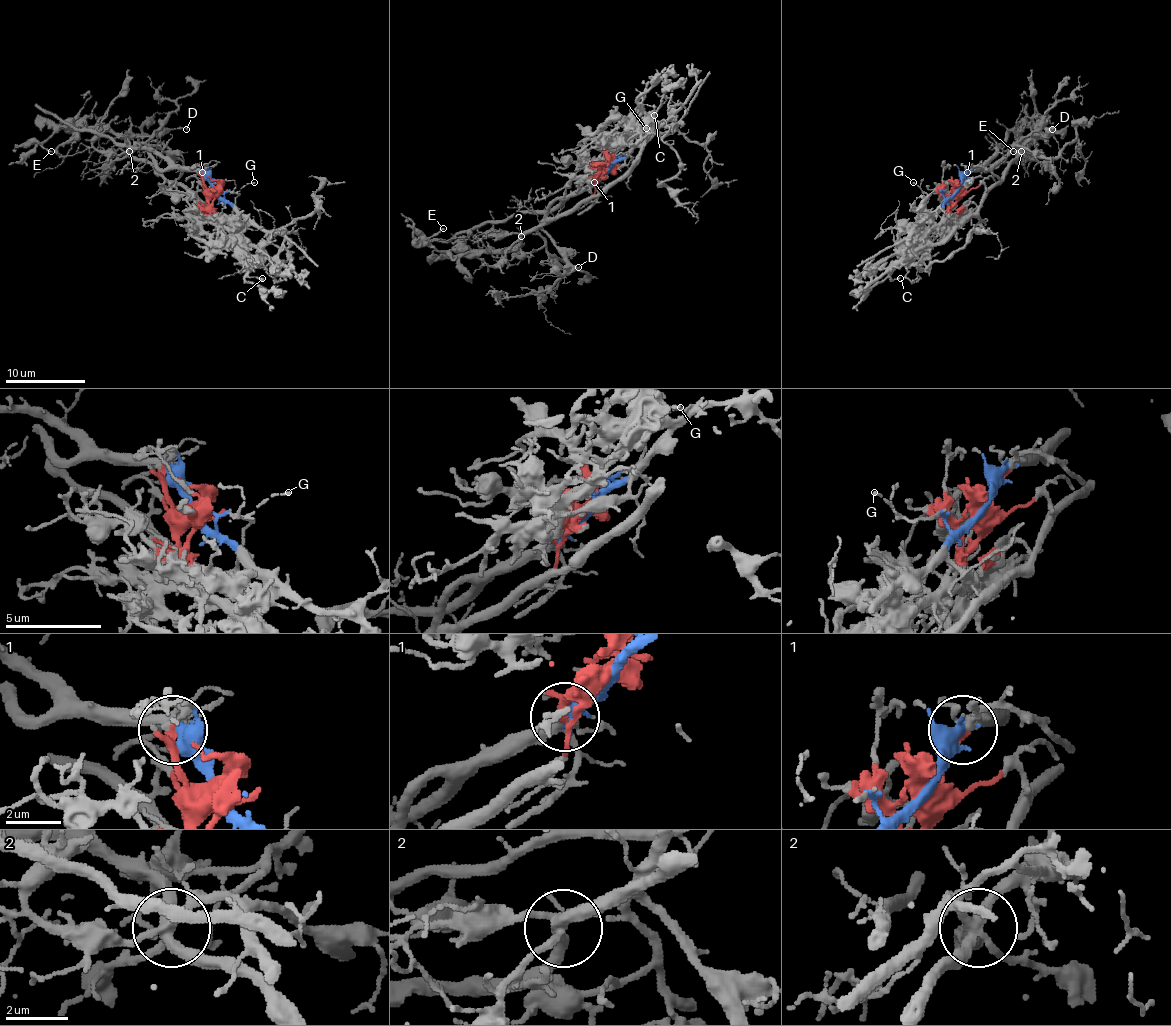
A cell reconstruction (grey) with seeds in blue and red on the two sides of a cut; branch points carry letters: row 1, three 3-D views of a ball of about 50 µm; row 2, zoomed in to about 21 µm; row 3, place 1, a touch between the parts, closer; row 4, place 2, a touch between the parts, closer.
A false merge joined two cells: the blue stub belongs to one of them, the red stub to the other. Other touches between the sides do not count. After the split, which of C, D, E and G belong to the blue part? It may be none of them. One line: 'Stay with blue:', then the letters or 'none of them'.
Stay with blue: D, G

